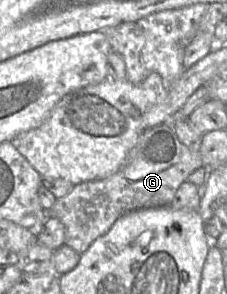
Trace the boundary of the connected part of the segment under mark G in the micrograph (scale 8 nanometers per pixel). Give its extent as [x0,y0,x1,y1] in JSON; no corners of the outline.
[47,120,204,254]

